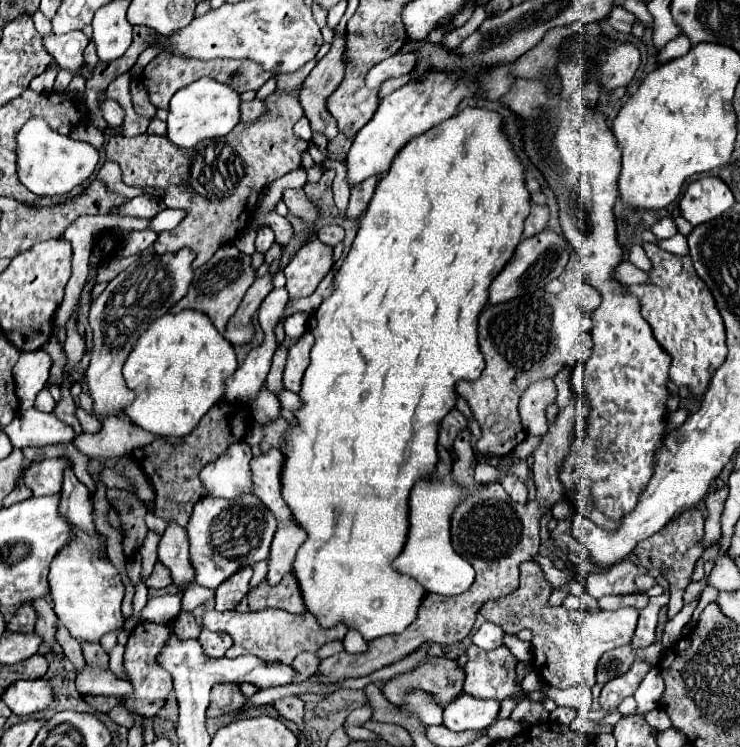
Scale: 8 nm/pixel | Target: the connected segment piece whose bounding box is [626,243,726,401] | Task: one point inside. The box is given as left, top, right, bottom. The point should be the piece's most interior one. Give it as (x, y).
(680, 309)

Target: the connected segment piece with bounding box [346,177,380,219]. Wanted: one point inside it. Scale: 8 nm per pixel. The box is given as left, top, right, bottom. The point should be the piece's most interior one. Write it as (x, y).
(360, 195)

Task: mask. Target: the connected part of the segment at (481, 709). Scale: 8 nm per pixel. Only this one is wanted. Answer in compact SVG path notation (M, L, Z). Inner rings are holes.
M462 693L450 705L444 707L444 725L450 731L466 731L466 729L486 729L496 721L500 703L482 701Z

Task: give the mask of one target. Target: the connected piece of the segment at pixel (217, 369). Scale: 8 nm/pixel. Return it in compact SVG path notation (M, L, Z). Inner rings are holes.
M180 311L176 315L166 313L156 319L138 339L132 353L124 363L124 379L128 387L136 393L134 403L124 407L124 413L130 421L144 431L164 437L186 437L196 429L200 419L208 413L208 409L222 399L224 395L224 379L230 377L238 367L234 347L214 329L212 321L198 311Z

